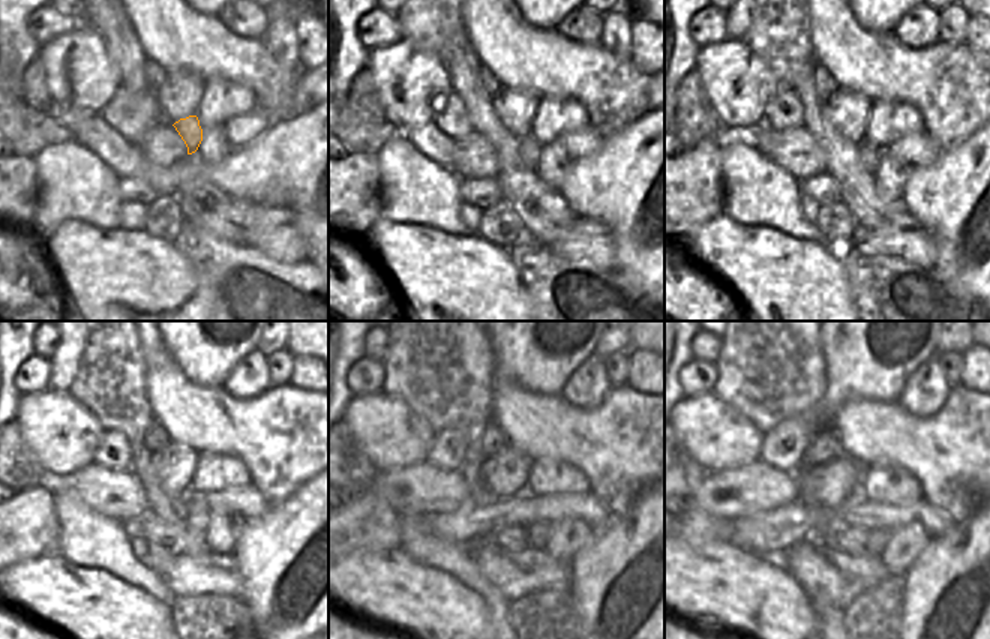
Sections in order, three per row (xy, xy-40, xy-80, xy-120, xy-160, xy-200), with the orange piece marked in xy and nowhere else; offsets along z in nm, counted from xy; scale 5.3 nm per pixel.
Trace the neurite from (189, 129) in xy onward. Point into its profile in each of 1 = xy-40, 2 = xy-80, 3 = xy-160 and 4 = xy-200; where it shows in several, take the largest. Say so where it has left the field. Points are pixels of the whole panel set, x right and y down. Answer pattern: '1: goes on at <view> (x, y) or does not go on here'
1: goes on at xy-40 (530, 149)
2: goes on at xy-80 (869, 156)
3: goes on at xy-160 (539, 533)
4: goes on at xy-200 (876, 542)

